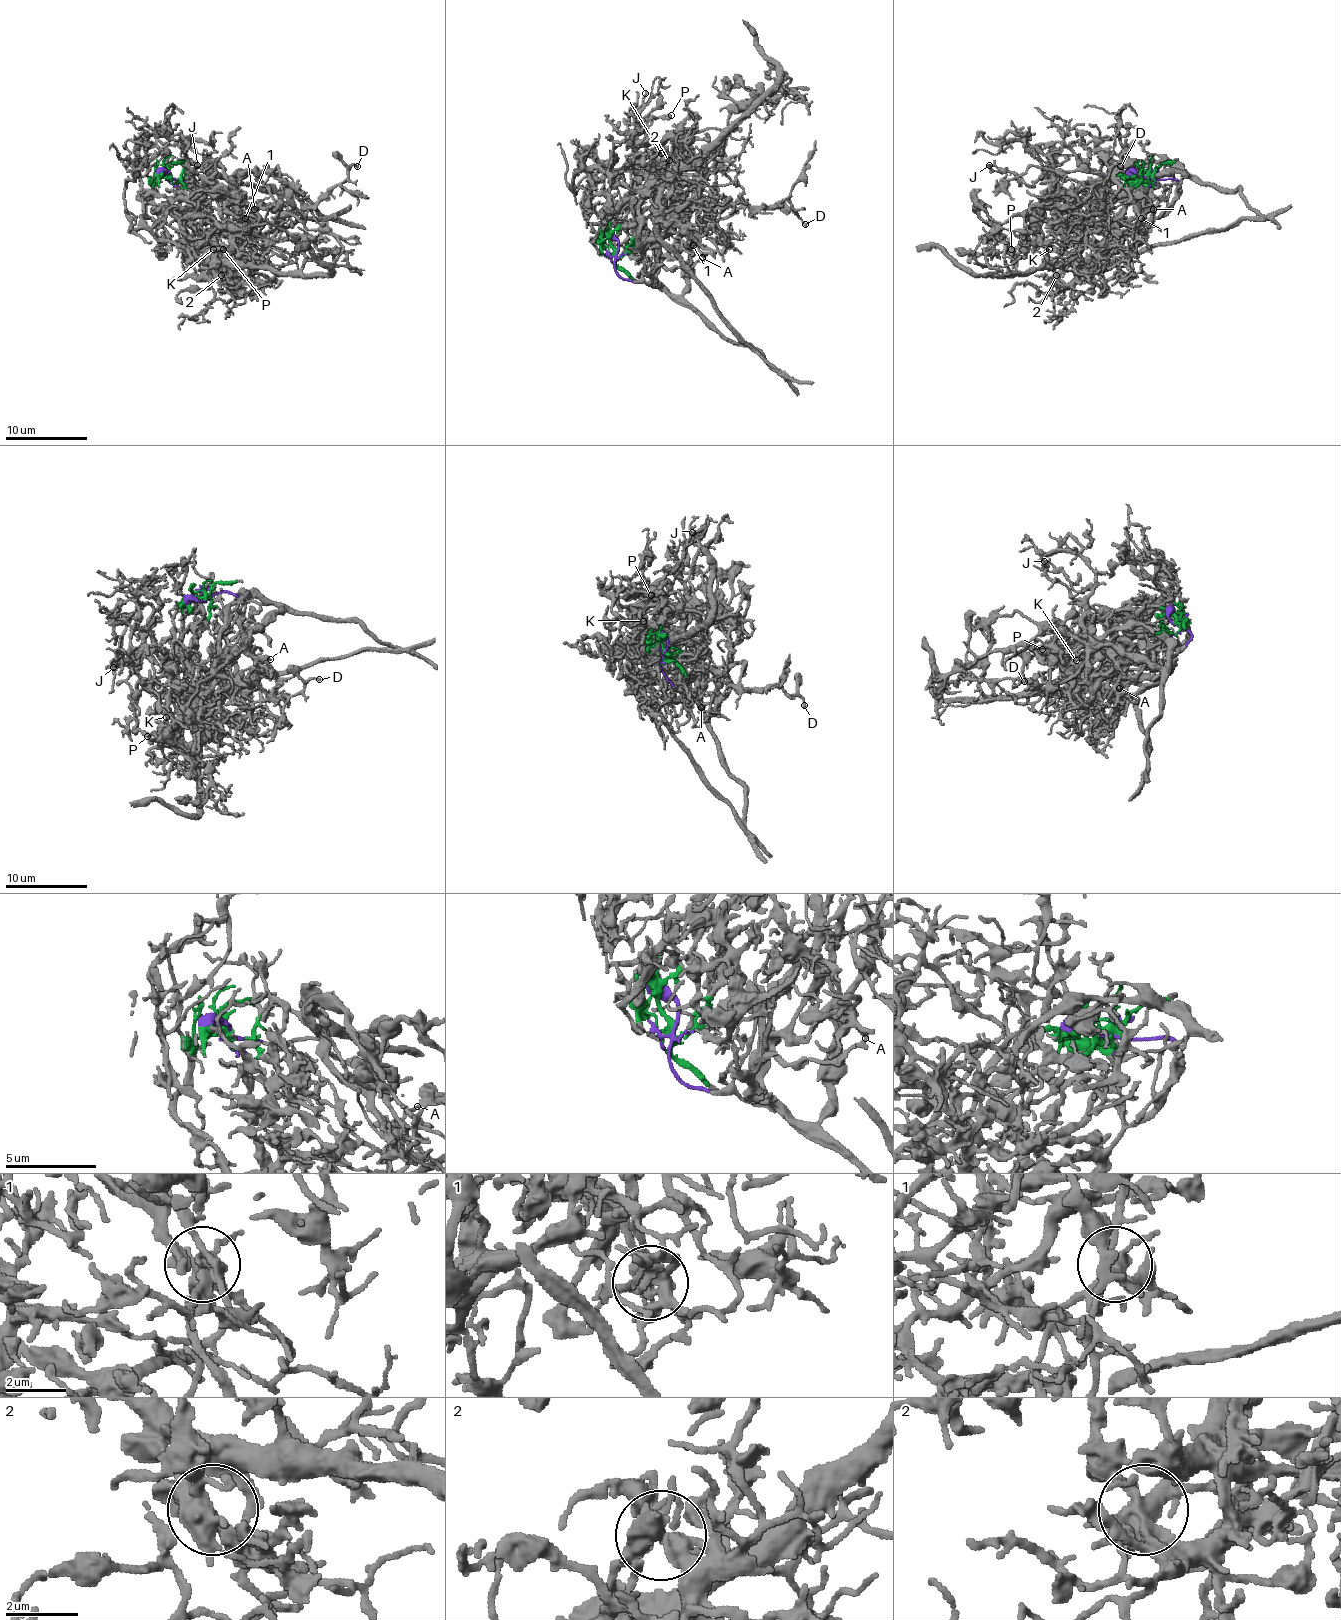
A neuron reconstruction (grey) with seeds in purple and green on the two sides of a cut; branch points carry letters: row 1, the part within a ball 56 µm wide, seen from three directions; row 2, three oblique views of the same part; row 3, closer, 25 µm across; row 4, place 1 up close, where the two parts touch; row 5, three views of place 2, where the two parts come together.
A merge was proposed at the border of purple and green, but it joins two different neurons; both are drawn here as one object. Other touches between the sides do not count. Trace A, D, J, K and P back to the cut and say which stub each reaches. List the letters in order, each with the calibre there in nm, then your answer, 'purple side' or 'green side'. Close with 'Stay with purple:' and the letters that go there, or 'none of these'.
A: 100 nm | green side
D: 170 nm | purple side
J: 170 nm | green side
K: 240 nm | green side
P: 360 nm | green side
Stay with purple: D

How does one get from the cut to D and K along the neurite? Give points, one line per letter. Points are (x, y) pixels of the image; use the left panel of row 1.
D: (167, 177), (232, 179), (251, 171), (275, 200), (294, 212), (312, 208), (339, 185), (353, 165), (357, 167)
K: (167, 177), (173, 185), (179, 181), (192, 192), (192, 226), (204, 237), (226, 271), (226, 284), (212, 249)

